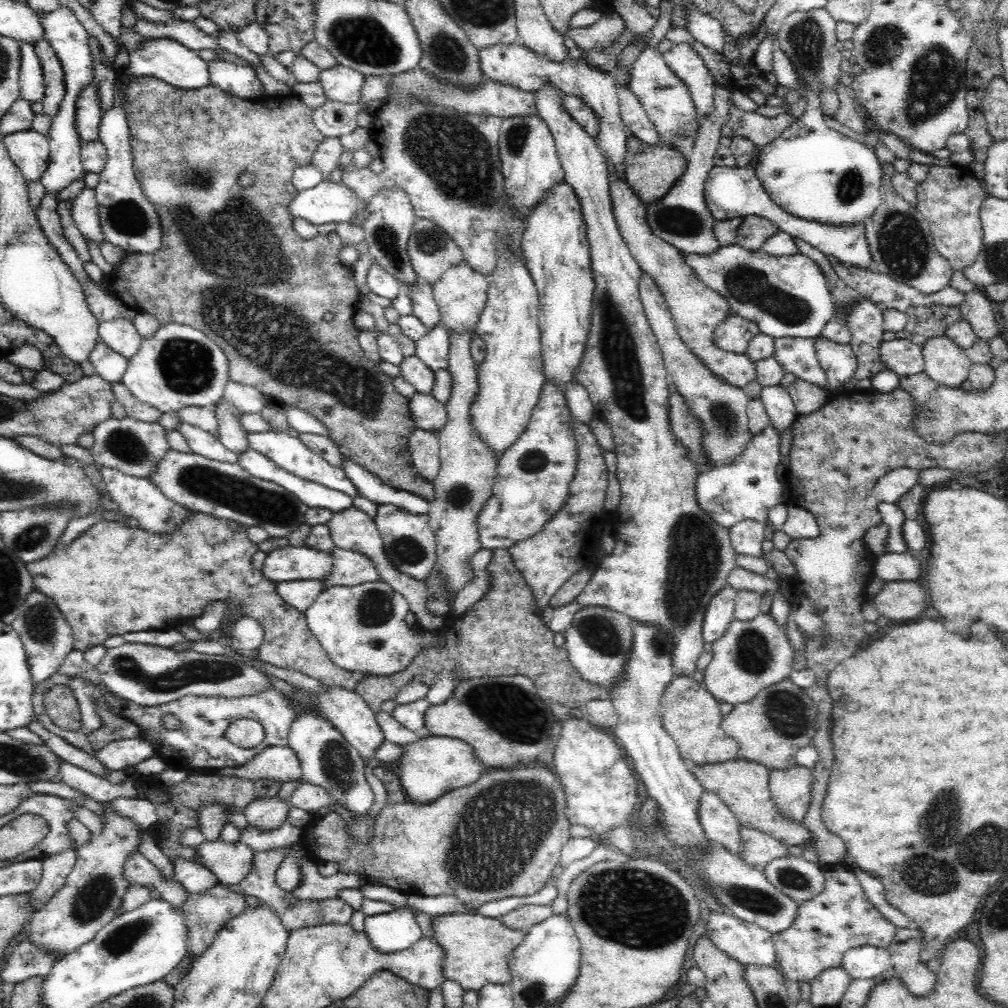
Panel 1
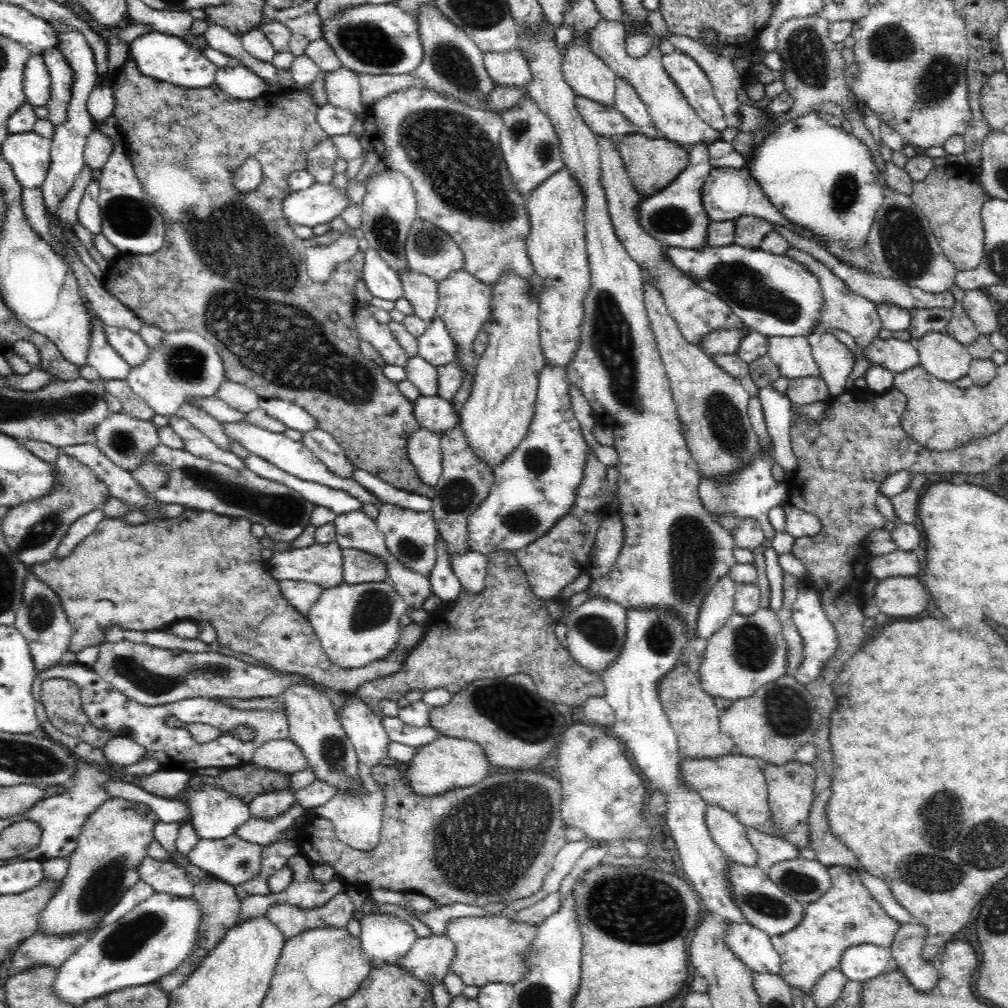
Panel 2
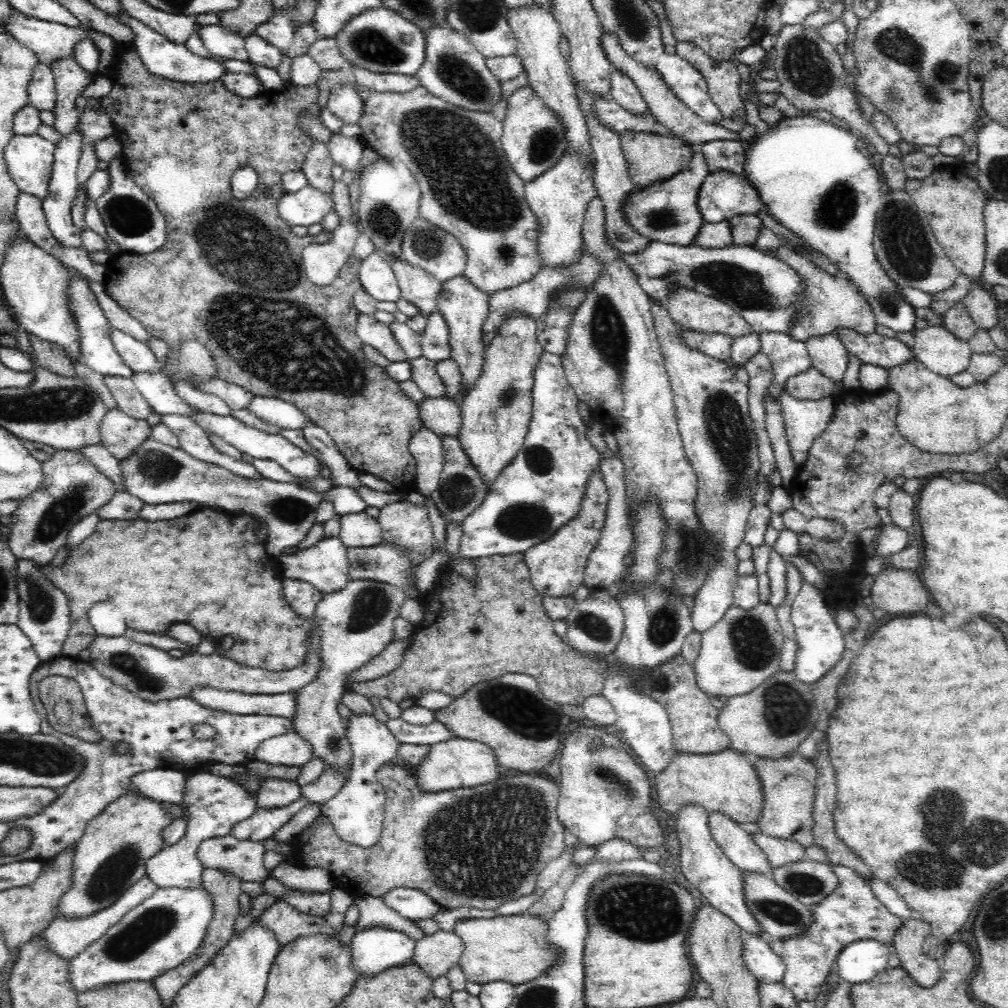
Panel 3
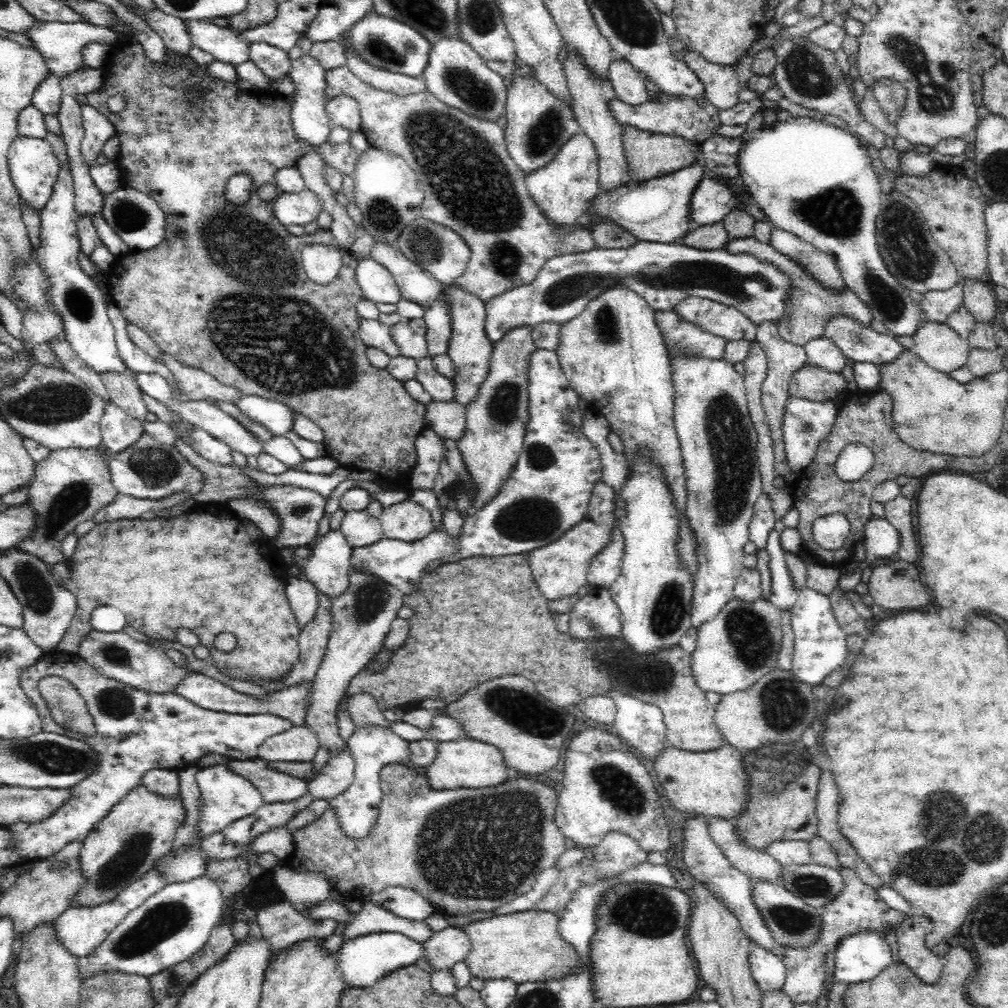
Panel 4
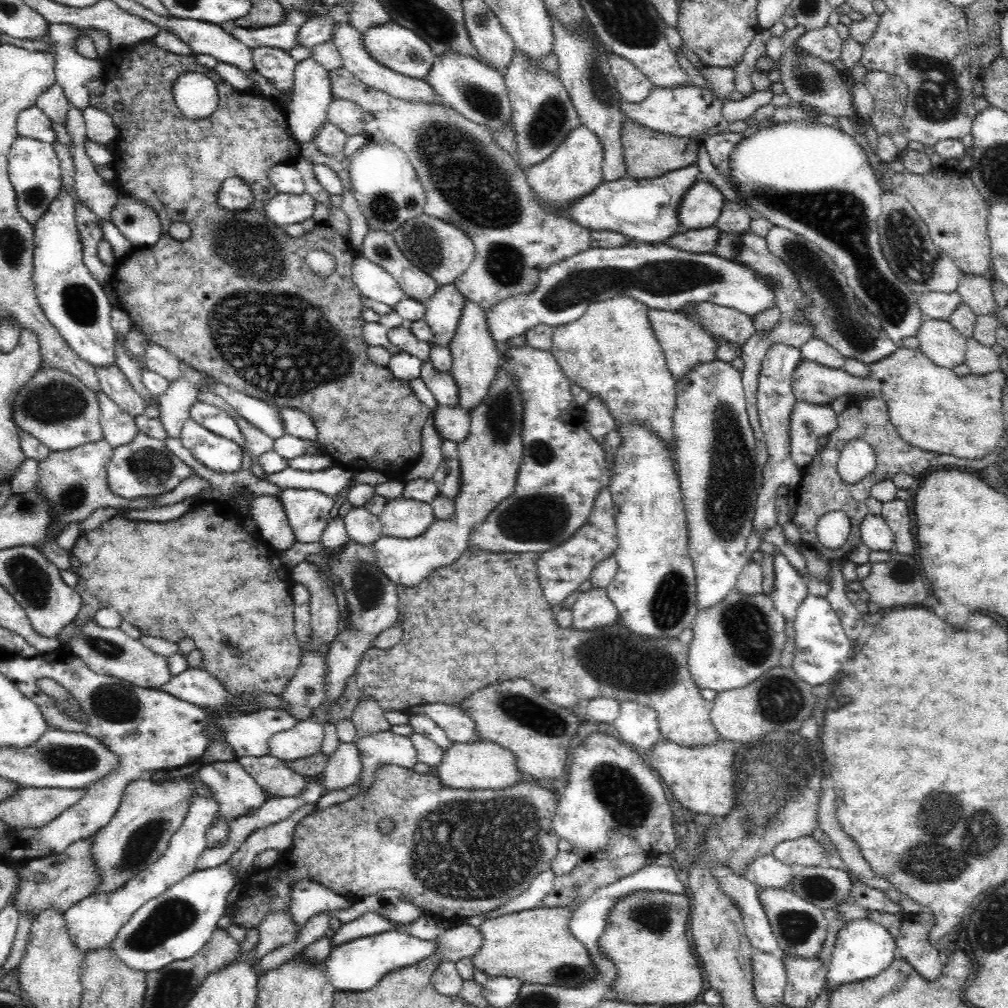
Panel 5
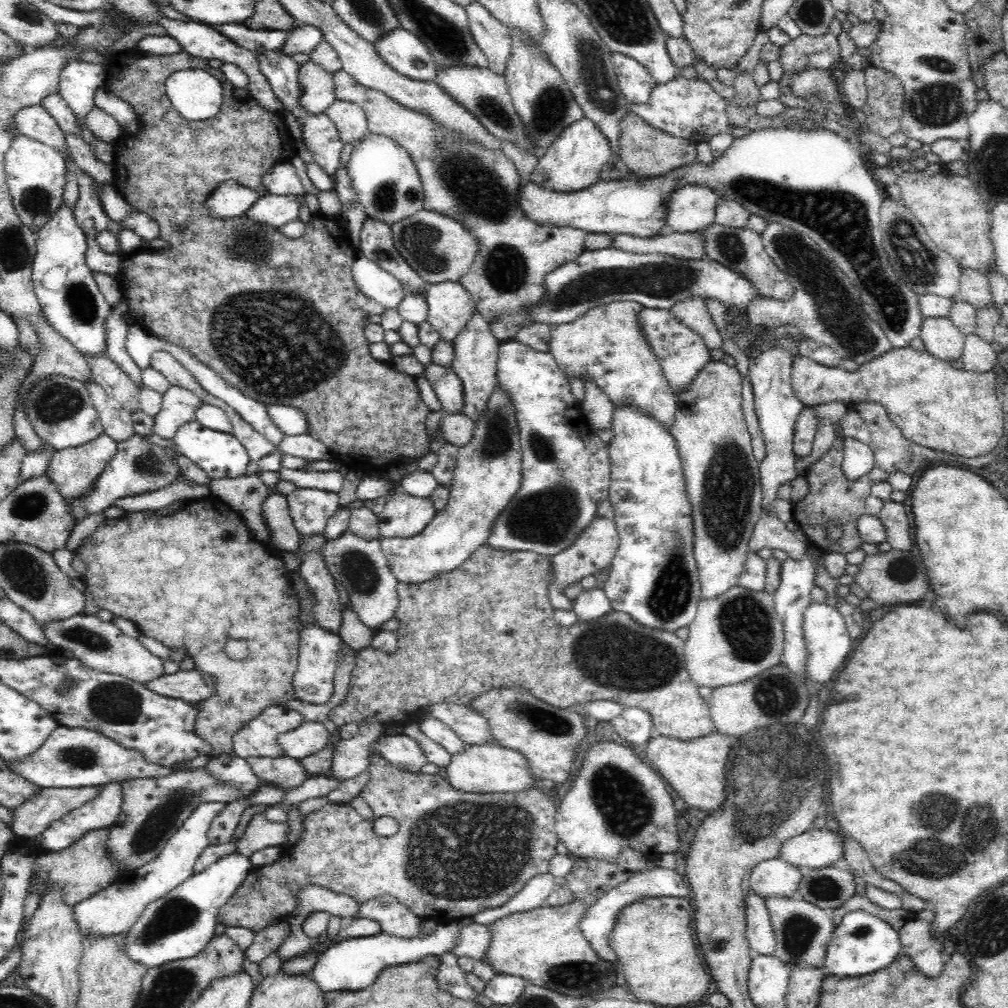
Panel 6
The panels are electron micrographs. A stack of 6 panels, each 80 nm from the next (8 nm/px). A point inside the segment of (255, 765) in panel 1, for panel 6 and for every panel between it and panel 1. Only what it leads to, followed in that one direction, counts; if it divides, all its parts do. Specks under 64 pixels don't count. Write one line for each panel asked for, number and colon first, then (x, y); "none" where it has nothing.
2: (284, 754)
3: (290, 749)
4: (299, 744)
5: (305, 739)
6: (310, 737)

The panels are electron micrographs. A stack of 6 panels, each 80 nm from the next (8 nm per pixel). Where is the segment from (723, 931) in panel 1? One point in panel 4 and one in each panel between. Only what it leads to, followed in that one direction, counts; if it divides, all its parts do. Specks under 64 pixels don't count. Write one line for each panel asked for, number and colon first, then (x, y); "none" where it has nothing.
2: (753, 947)
3: (767, 967)
4: (769, 972)

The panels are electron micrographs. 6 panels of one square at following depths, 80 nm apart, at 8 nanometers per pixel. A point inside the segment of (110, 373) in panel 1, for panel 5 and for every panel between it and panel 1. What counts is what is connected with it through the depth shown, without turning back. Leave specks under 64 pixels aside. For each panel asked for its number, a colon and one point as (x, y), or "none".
2: (101, 356)
3: (97, 350)
4: (75, 297)
5: (71, 298)

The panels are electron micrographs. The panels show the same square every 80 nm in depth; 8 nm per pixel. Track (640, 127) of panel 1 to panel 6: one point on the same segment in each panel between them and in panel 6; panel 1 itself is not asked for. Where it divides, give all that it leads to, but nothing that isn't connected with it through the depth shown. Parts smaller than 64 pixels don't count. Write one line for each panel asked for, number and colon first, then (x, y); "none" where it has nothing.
2: (627, 101)
3: (624, 91)
4: (630, 86)
5: (633, 86)
6: (636, 83)

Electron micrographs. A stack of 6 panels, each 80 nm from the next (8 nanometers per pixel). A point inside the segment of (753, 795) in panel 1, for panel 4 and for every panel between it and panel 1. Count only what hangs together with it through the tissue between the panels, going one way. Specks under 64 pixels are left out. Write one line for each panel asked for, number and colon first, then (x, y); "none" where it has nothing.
2: (733, 782)
3: (724, 782)
4: (712, 783)

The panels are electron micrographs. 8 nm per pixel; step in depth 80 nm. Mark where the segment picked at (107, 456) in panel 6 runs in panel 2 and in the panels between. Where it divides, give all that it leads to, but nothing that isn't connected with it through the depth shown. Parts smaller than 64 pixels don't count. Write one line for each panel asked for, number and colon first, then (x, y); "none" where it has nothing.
2: (33, 530)
3: (72, 488)
4: (71, 485)
5: (74, 481)

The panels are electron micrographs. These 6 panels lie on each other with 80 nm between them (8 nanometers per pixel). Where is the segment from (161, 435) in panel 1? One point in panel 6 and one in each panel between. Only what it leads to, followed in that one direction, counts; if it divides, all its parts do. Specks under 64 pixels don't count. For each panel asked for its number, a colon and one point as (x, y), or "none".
2: (124, 439)
3: (121, 434)
4: (118, 430)
5: (118, 427)
6: (116, 420)

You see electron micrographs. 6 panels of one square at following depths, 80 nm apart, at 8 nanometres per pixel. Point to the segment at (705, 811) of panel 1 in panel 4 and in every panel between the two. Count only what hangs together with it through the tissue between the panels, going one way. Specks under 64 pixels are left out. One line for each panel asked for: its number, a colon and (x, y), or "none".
2: (729, 834)
3: (734, 839)
4: (758, 865)

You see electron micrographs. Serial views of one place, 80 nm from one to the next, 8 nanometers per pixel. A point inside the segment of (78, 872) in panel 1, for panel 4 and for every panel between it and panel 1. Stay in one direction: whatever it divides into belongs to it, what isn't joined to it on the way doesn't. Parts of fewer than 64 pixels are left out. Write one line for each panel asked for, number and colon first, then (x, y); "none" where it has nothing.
2: (105, 862)
3: (111, 856)
4: (139, 830)

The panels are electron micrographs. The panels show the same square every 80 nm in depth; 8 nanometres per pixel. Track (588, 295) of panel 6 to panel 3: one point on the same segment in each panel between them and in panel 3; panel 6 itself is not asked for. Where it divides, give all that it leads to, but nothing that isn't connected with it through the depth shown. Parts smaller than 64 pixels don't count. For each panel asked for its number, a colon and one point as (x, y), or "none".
3: (767, 293)
4: (663, 275)
5: (663, 278)

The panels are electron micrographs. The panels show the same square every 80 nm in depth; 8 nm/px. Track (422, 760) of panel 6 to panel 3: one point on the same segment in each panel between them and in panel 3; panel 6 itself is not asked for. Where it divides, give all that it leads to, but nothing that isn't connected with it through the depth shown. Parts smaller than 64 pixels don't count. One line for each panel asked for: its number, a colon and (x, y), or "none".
3: (357, 811)
4: (374, 747)
5: (386, 747)

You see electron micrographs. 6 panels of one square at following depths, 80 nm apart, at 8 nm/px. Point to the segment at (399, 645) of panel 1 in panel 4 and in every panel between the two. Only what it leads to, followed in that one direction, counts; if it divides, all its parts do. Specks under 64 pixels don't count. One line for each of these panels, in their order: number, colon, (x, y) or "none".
2: (357, 624)
3: (355, 624)
4: (361, 618)

